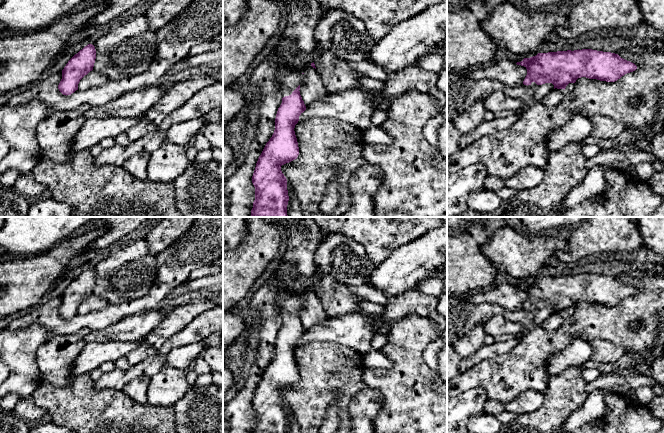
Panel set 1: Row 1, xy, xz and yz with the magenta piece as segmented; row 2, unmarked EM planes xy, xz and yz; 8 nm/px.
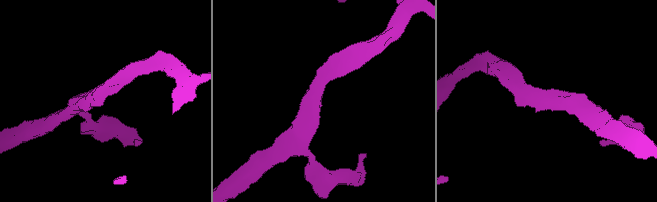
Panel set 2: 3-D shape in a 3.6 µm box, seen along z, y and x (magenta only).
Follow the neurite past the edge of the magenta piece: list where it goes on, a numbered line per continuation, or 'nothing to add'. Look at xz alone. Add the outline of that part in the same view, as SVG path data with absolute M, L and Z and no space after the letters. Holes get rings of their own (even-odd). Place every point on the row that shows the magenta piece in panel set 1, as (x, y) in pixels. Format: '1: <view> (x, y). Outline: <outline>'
1: xz (288, 81). Outline: M280 71L273 79L278 82L279 90L283 97L289 96L302 82L302 76L298 72Z

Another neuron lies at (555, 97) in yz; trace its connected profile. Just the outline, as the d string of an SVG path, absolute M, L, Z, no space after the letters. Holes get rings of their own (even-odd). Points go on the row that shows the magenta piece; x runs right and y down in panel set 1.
M553 89L544 96L541 103L547 108L557 107L564 99L566 91L564 89Z

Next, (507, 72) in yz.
M501 60L478 66L467 77L473 80L496 80L515 87L523 84L526 75L526 67L517 65L513 60Z

